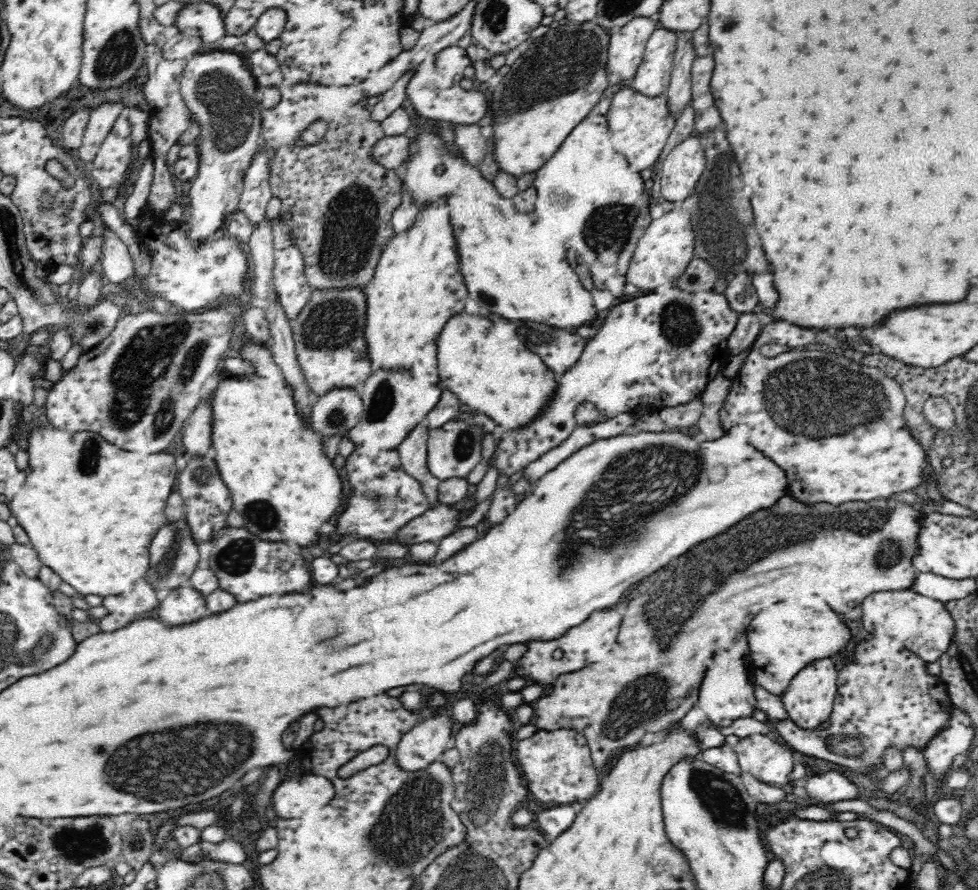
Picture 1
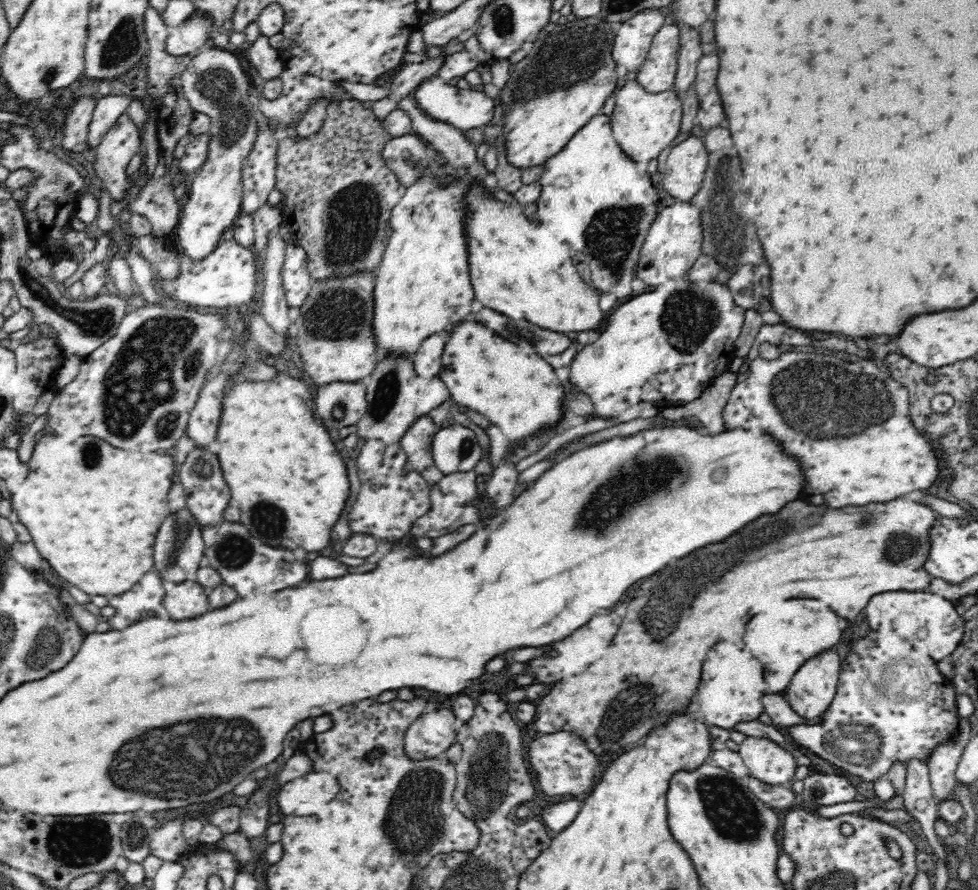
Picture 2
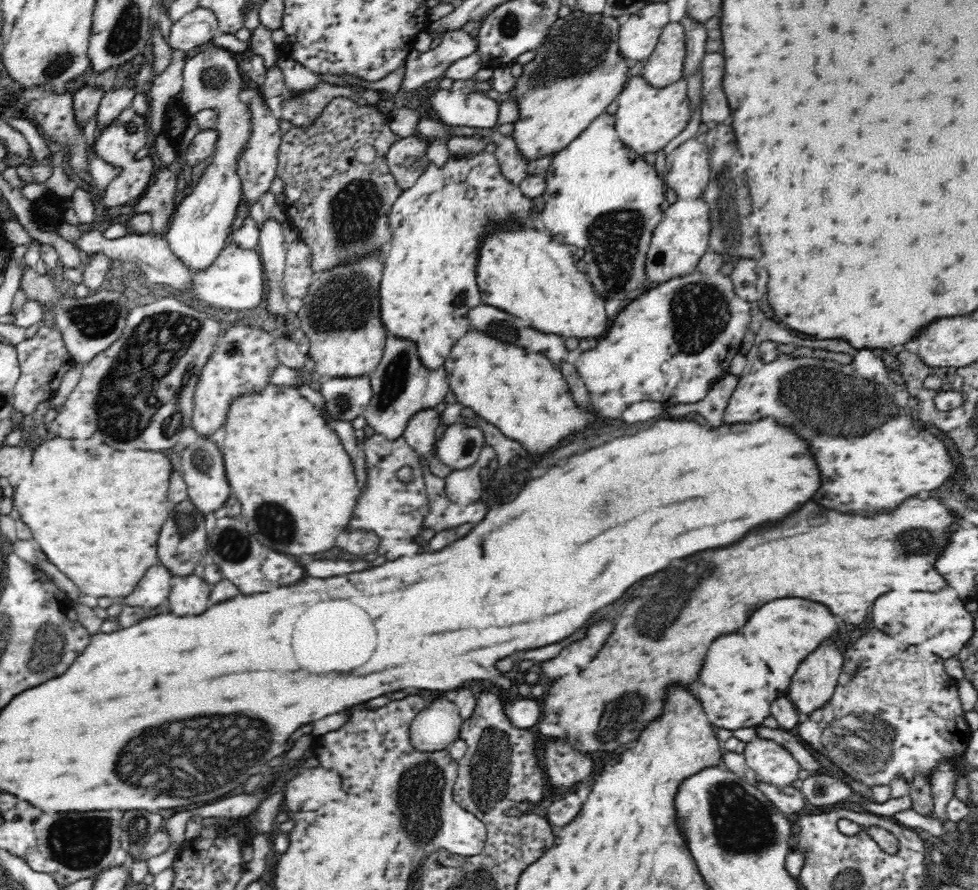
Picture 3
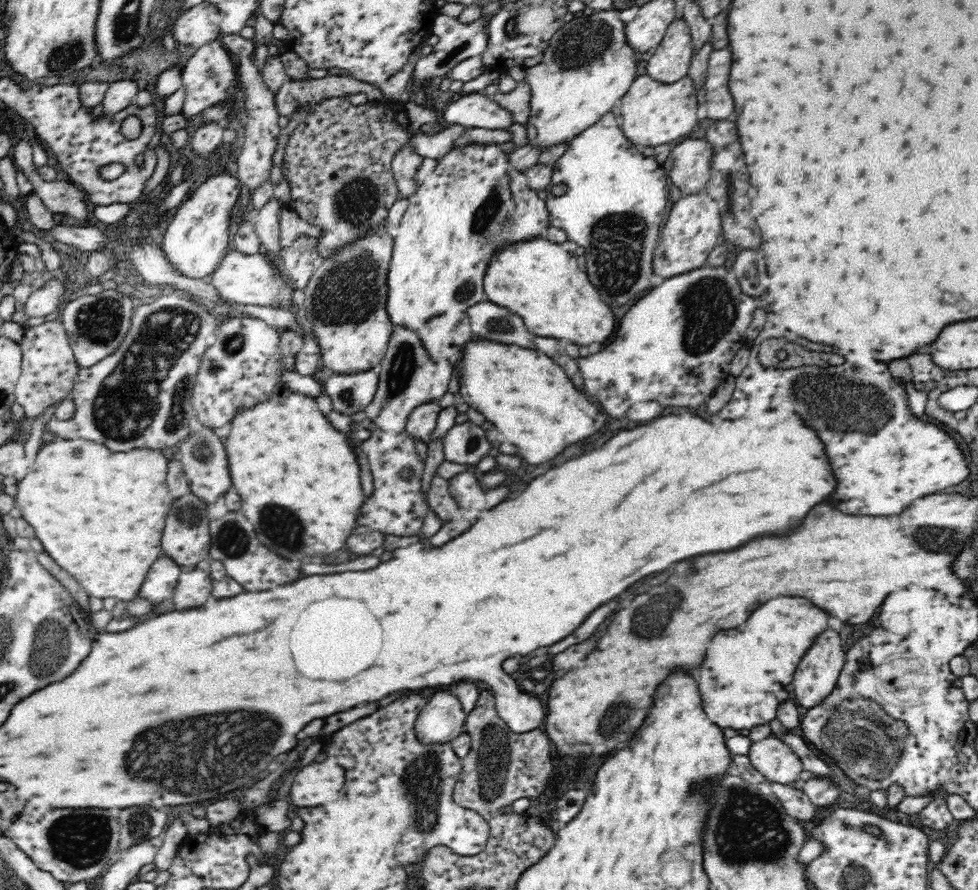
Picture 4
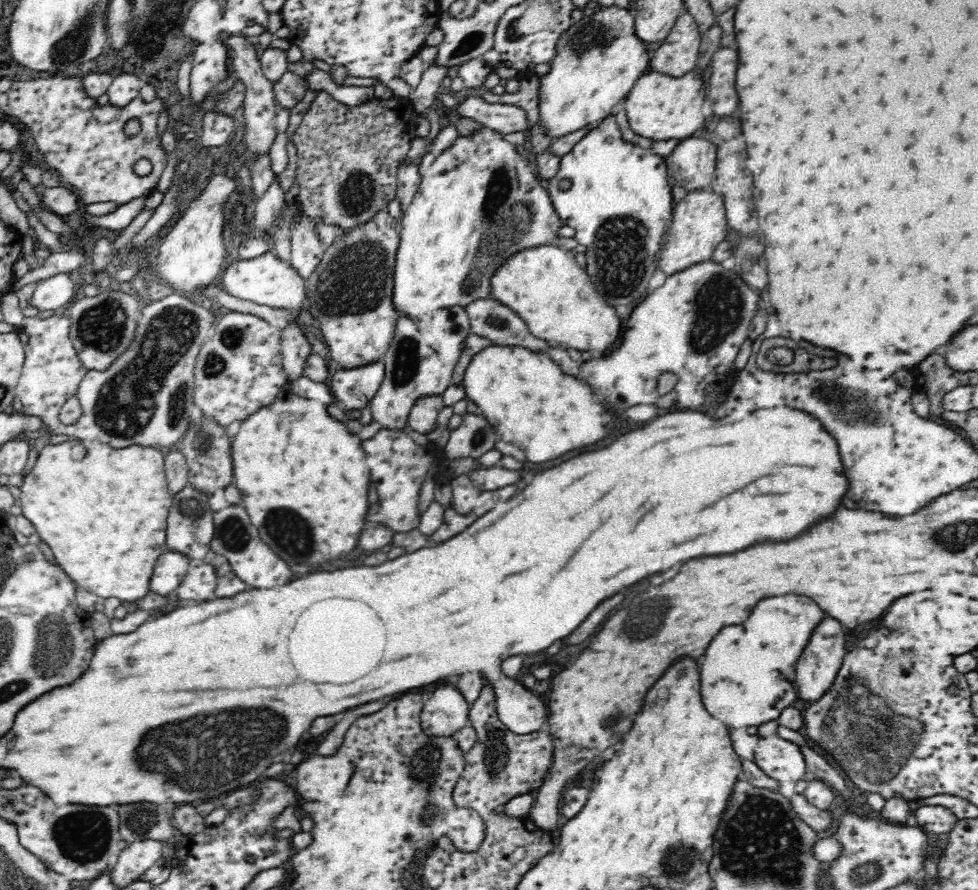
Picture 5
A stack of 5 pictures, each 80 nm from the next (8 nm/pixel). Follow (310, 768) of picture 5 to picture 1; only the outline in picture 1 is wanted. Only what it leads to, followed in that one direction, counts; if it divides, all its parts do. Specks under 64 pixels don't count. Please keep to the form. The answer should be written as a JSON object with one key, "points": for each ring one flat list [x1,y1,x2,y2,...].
{"points":[[304,774,300,780,284,779,272,794,271,805,278,818,292,818,298,802,328,804,334,798,334,785,328,779]]}

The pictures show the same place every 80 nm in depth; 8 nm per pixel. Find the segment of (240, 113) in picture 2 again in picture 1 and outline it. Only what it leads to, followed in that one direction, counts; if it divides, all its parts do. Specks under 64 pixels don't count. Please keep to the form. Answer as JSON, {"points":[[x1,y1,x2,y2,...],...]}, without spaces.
{"points":[[207,48,187,60,180,93,190,111,189,119,200,127,200,134,194,140,199,155,198,170,188,190,190,206,184,219,189,223,189,238,193,244,211,240,214,232,220,230,238,208,245,170,262,144,263,118,261,104,256,99,258,89,254,76,238,53]]}

